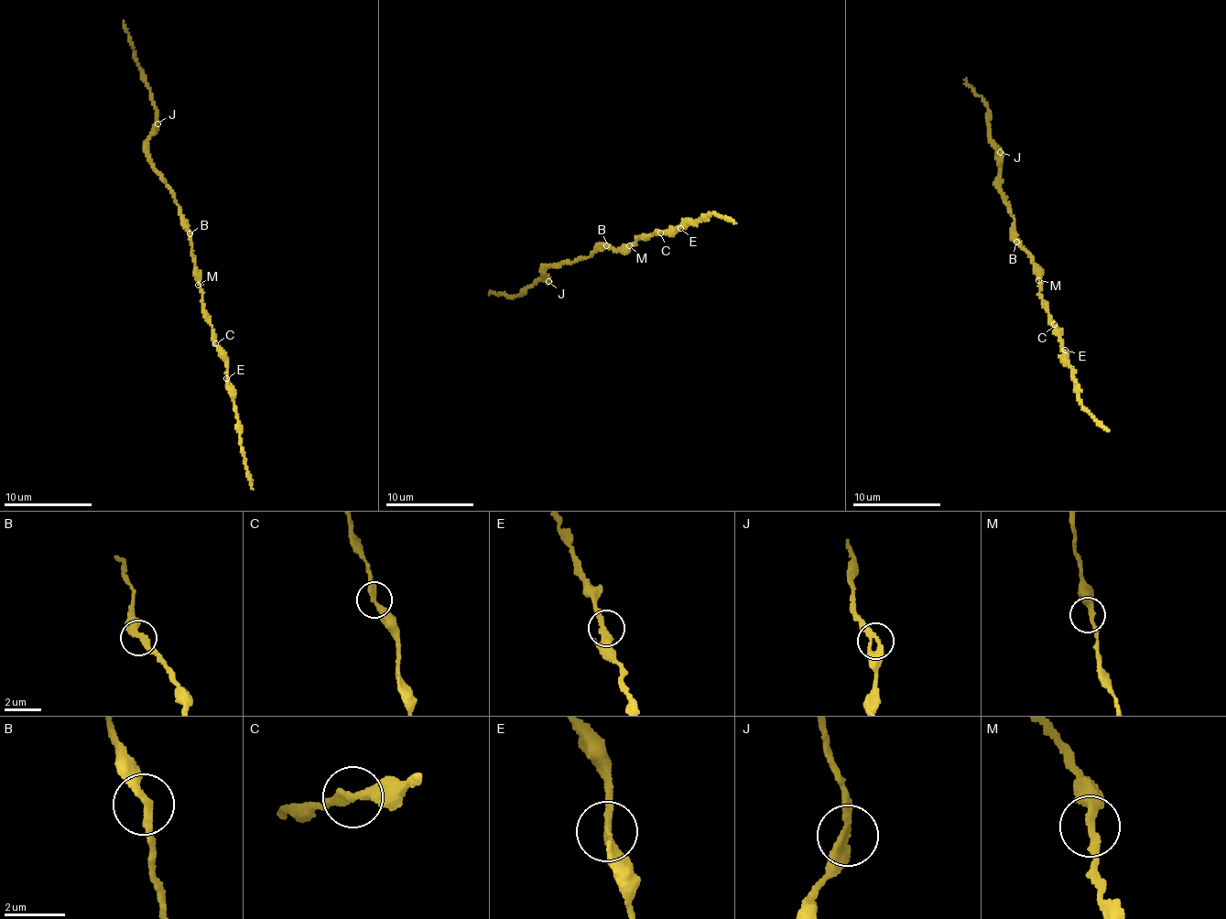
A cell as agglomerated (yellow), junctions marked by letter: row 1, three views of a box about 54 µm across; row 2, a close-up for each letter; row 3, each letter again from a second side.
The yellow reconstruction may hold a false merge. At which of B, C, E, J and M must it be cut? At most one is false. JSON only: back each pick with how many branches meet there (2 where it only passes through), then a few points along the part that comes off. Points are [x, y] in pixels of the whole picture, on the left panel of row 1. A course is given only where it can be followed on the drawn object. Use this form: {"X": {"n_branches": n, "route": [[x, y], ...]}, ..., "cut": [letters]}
{"cut": []}

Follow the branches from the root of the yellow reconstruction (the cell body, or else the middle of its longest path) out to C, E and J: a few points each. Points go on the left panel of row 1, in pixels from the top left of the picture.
C: (191, 250), (195, 275), (202, 294), (204, 317), (211, 327), (215, 343)
E: (191, 250), (195, 275), (202, 294), (204, 317), (211, 327), (211, 340), (225, 362), (226, 378)
J: (191, 250), (187, 223), (180, 215), (175, 193), (154, 167), (148, 152), (148, 136), (157, 123)

